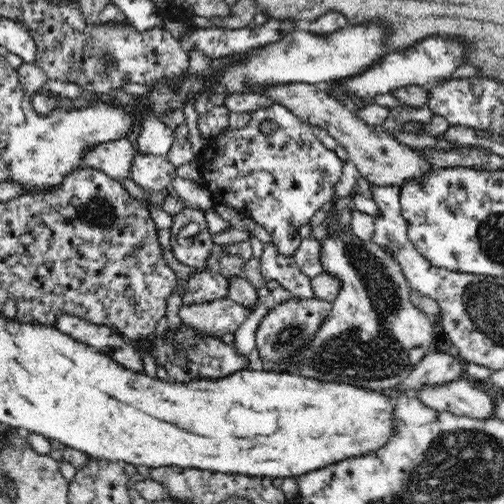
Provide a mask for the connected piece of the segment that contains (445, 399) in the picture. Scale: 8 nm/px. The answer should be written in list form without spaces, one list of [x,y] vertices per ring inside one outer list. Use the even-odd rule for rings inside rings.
[[[467,377],[442,386],[424,386],[414,397],[436,411],[474,419],[496,418],[496,401],[493,396]]]

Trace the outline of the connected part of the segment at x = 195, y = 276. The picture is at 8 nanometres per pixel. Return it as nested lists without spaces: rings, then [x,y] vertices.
[[[217,269],[203,271],[193,270],[190,278],[184,283],[183,304],[202,304],[228,296],[229,280],[220,275]]]

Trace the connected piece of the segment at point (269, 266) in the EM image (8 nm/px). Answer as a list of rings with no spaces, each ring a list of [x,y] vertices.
[[[273,242],[264,244],[264,251],[259,258],[258,270],[266,281],[276,280],[299,299],[314,297],[311,278],[300,270],[293,255],[283,255]]]

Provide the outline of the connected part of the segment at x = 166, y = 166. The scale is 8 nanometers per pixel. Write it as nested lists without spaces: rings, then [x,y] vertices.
[[[138,153],[132,159],[130,176],[142,188],[162,191],[177,177],[176,170],[165,155]]]

